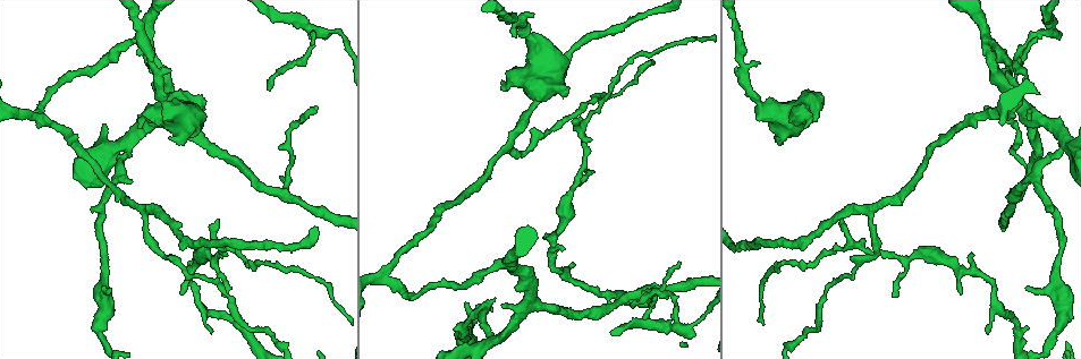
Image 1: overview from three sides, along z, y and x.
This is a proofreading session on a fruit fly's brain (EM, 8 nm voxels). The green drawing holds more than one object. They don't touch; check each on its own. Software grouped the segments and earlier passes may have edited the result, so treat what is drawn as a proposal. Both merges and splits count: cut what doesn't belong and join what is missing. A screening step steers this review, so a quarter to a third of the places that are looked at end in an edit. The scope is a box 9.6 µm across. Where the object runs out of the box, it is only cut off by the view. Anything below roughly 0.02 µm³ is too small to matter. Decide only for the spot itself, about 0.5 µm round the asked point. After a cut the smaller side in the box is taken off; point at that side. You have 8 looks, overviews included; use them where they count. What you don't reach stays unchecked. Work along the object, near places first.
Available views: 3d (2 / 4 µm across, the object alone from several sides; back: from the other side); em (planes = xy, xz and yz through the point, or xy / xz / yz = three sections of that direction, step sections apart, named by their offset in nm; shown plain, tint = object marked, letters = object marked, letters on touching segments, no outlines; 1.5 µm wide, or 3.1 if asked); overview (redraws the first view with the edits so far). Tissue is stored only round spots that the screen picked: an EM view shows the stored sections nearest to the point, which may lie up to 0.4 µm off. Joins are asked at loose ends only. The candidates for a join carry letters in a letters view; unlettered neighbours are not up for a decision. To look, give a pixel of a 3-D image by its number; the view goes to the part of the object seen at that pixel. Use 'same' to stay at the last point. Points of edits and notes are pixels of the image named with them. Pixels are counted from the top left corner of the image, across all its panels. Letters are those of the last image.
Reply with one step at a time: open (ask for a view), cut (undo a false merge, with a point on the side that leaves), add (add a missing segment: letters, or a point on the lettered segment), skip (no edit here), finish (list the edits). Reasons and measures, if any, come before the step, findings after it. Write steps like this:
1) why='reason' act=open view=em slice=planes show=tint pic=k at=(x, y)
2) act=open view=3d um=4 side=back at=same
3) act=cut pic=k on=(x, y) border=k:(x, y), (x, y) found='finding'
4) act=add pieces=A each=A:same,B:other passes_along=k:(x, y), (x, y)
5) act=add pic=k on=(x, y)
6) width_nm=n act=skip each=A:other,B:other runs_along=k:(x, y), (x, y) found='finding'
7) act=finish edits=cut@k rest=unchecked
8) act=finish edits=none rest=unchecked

why='branch point' act=open view=em slice=planes show=letters pic=1 at=(871, 213)

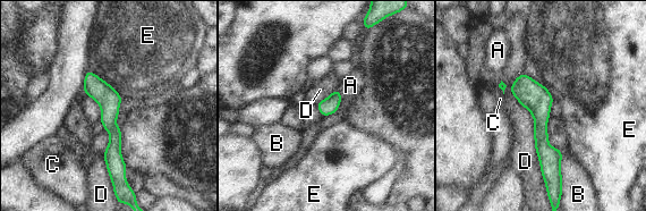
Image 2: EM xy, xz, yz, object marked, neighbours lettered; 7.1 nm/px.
longest_contact=D:800nm act=skip each=A:other,B:other,C:other,D:other,E:other border=2:(88, 69), (105, 81), (122, 99) found='all the same cell'

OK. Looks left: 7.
why='thin end' act=open view=em slice=planes show=letters pic=1 at=(225, 296)

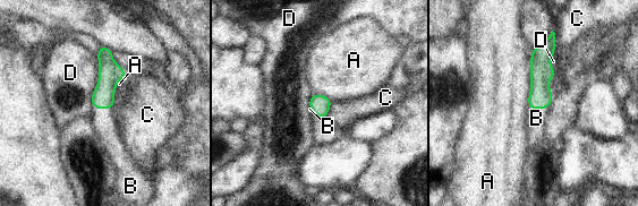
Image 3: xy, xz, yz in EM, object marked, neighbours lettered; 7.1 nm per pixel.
width_nm=140 act=add pieces=B each=A:other,B:same,C:other,D:other found='the cell continues'

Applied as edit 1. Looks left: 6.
why='branch stops here' act=open view=3d um=4 pic=1 at=(199, 95)

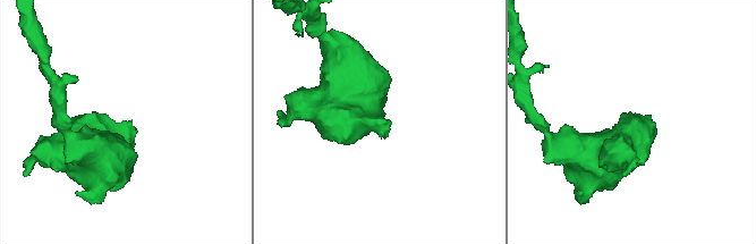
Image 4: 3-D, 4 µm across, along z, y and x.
act=open view=em slice=planes show=letters pic=4 at=(129, 120)

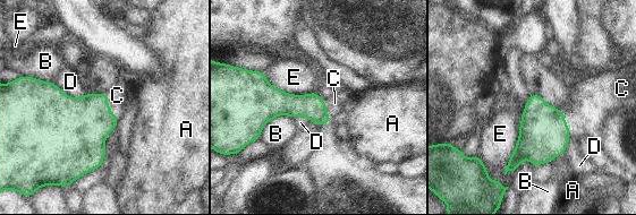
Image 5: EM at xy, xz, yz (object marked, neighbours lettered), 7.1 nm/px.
act=add pieces=C each=A:other,B:other,C:same,D:other,E:other passes_along=5:(311, 105), (328, 114), (335, 103) found='it goes on there'

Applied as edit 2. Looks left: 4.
act=finish edits=add@3,add@5 rest=unchecked

